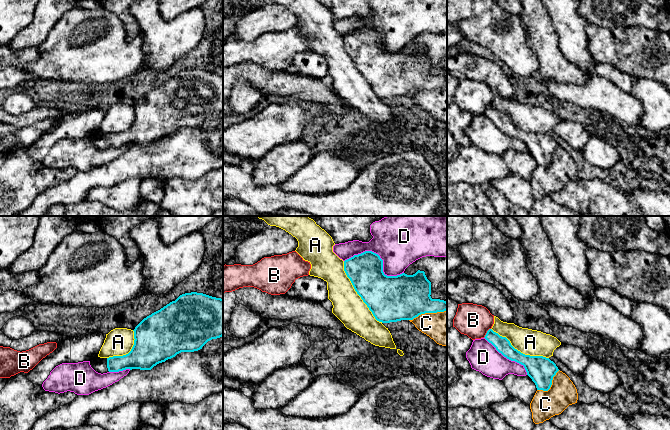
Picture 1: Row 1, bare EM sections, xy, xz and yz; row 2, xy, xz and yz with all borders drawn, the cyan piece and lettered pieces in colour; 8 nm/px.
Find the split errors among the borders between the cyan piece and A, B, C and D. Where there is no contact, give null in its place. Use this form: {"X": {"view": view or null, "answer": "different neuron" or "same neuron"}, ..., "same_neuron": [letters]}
{"A": {"view": "xz", "answer": "different neuron"}, "B": {"view": "yz", "answer": "different neuron"}, "C": {"view": "xz", "answer": "different neuron"}, "D": {"view": "xz", "answer": "different neuron"}, "same_neuron": []}

